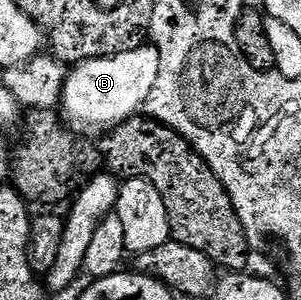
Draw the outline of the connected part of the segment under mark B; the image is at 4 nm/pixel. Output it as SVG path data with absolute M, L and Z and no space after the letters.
M130 54L109 55L108 57L104 57L103 59L89 59L87 63L77 64L77 66L75 66L71 71L65 76L65 82L61 85L61 98L63 100L70 99L70 108L67 109L66 115L64 111L65 120L69 123L69 126L78 133L81 133L81 131L102 131L101 133L109 133L113 131L115 127L119 127L119 125L124 121L135 118L135 116L137 116L139 112L143 110L143 108L145 108L146 98L148 97L148 93L150 92L150 87L152 85L156 85L156 77L159 73L159 67L158 65L153 66L150 71L145 72L144 78L146 78L146 80L144 81L144 83L134 83L138 79L140 68L136 65L132 65L132 57L130 56Z

